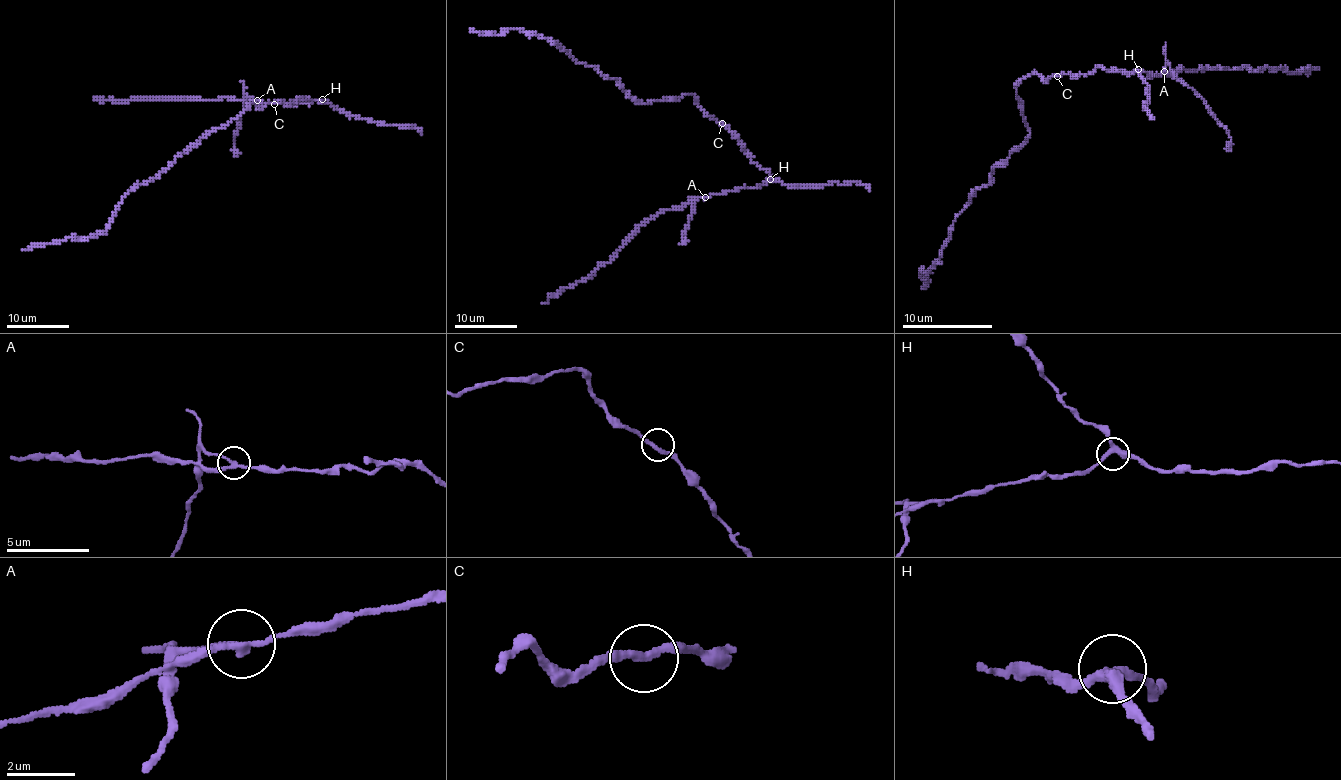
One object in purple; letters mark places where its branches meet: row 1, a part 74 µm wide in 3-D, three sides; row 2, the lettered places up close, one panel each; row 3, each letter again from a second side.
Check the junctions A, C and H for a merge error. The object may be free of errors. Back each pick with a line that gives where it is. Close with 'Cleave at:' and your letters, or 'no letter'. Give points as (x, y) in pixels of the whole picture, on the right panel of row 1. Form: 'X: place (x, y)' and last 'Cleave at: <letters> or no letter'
A: place (1164, 71)
Cleave at: A

